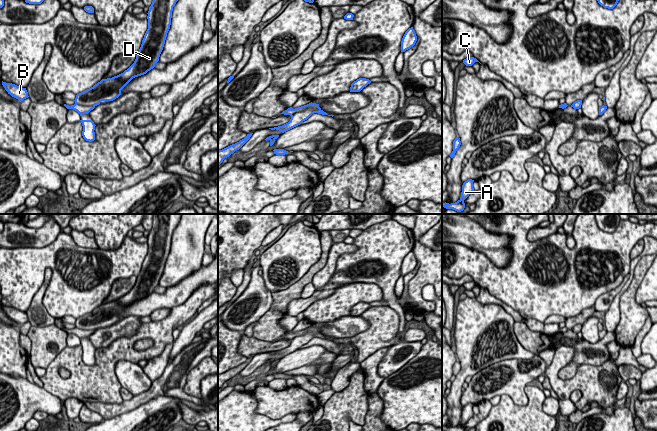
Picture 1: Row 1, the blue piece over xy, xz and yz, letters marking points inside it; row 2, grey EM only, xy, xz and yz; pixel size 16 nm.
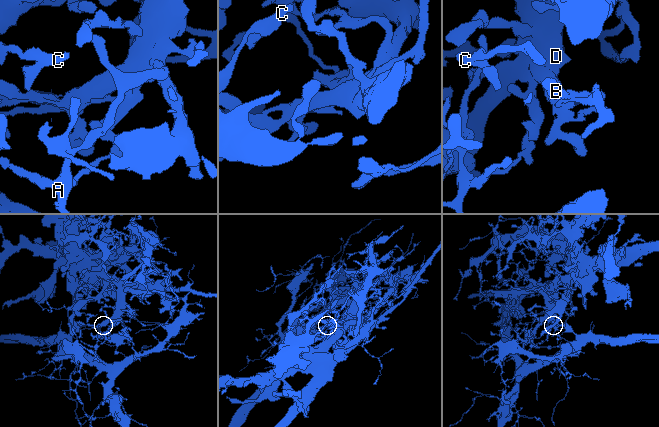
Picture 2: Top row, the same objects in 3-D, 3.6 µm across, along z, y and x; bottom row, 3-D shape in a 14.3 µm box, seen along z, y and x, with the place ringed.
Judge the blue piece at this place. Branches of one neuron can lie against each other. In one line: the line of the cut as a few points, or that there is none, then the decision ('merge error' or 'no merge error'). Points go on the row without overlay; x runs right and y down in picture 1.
cut in xz along (291, 331), (287, 335), (288, 338); merge error

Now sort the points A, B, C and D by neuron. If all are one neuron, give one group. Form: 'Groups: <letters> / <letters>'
Groups: A / B C D

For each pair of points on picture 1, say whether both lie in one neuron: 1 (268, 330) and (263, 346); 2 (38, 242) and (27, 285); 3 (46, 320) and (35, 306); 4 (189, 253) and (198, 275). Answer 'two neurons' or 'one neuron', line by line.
1: two neurons
2: two neurons
3: one neuron
4: two neurons

